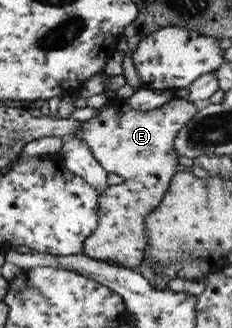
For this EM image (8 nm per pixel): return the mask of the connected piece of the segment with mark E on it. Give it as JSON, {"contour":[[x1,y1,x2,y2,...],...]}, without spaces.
{"contour":[[116,96,109,99,109,105,99,107,99,114,87,121,80,122,80,128,74,130,72,136,80,138,91,151,94,159,103,167,106,173,121,176,121,184,111,185,117,188,115,196,97,197,97,224,92,234,85,238,82,246,82,253,93,260,116,262,123,268,135,269,142,260,146,247,144,218,151,212,161,200,171,177,176,173,175,167,178,165,177,155,174,152,175,135,181,127,196,113,198,106,191,104,185,99,173,98,165,108,153,109,149,111,133,110,126,108,126,100,117,99]]}

